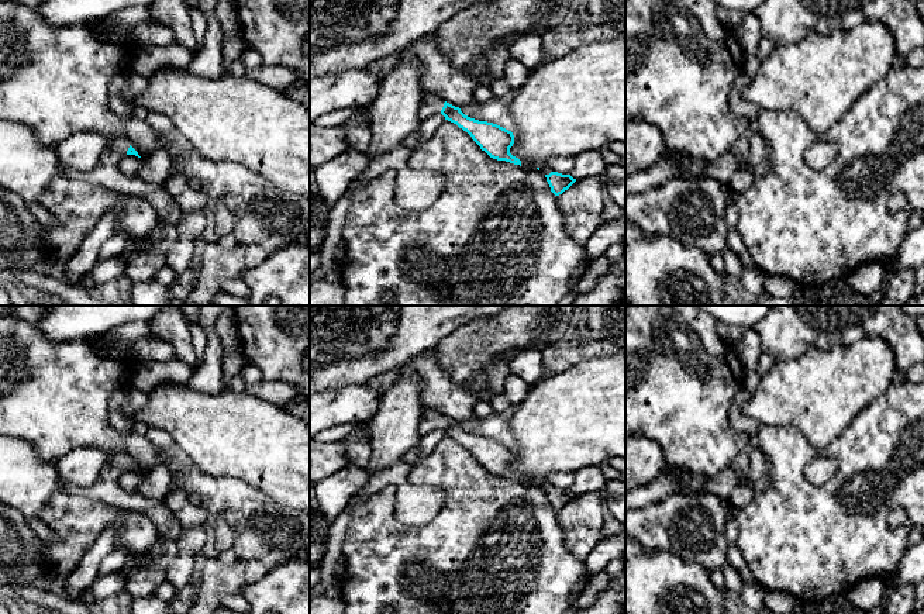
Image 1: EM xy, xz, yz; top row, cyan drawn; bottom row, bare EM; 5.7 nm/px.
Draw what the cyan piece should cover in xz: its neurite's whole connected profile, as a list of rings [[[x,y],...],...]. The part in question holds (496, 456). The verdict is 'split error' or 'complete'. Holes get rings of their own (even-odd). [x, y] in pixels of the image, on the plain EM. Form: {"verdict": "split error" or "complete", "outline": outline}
{"verdict": "split error", "outline": [[[423,410],[418,425],[420,437],[424,437],[434,430],[442,430],[445,435],[466,446],[490,473],[521,482],[521,476],[510,469],[510,463],[514,459],[511,446],[493,438],[470,434],[465,431],[459,422],[444,417],[437,411]]]}

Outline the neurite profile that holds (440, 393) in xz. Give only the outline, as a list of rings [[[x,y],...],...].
[[[434,348],[416,355],[407,365],[423,384],[418,397],[423,410],[437,411],[459,424],[473,420],[473,407],[479,400],[476,384],[472,387],[456,384],[441,368]]]

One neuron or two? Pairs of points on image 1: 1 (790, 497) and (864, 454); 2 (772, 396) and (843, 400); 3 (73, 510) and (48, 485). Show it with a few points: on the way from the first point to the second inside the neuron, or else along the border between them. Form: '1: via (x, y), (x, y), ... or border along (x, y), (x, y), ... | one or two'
1: via (809, 497), (823, 497), (848, 472) | one
2: via (789, 396), (826, 396) | one
3: border along (64, 490), (48, 500), (38, 517) | two

